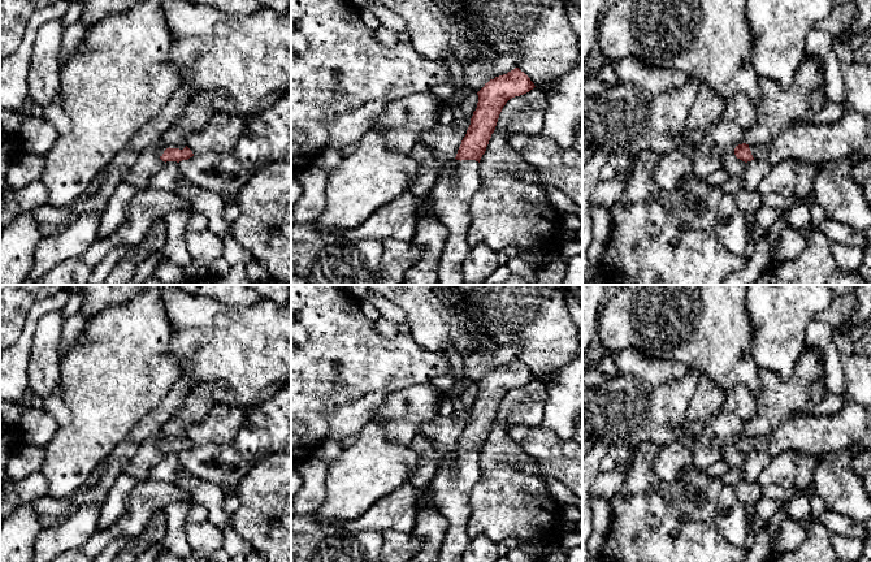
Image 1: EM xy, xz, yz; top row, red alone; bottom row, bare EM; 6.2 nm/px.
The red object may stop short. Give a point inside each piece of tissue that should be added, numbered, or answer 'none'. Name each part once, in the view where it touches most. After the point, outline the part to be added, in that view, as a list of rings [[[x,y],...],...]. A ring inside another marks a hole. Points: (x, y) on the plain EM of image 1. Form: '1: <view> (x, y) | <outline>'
1: xy (181, 437) | [[[178,435],[178,436],[170,436],[170,437],[165,437],[162,436],[160,440],[159,440],[159,448],[162,448],[164,442],[166,440],[179,440],[179,441],[183,441],[187,436],[186,435]]]

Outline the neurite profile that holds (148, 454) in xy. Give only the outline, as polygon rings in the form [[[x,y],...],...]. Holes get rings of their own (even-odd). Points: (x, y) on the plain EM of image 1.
[[[160,432],[157,436],[143,441],[124,466],[122,472],[135,477],[139,483],[150,480],[150,470],[165,458],[165,453],[159,448],[159,440],[161,437],[162,435]]]

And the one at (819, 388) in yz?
[[[826,375],[818,380],[814,385],[812,385],[812,399],[814,402],[816,403],[820,403],[824,398],[824,393],[827,390],[827,386],[826,386]]]

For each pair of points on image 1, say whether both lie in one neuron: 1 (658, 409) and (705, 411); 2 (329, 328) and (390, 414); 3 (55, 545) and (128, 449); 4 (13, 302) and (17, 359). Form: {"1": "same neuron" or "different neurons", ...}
{"1": "different neurons", "2": "different neurons", "3": "different neurons", "4": "different neurons"}

